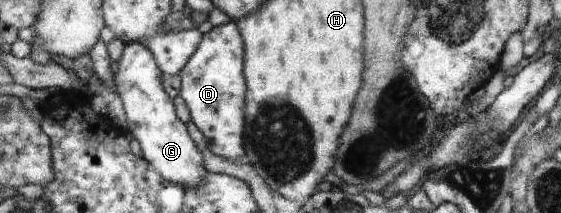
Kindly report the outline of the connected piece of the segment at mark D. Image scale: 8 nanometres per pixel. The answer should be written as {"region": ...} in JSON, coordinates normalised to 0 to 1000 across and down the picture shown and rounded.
{"region":[[[417,94],[381,127],[360,169],[362,225],[333,300],[321,362],[319,451],[330,474],[340,573],[362,629],[369,690],[385,732],[422,756],[439,751],[433,643],[433,526],[439,390],[433,362],[435,211]]]}

